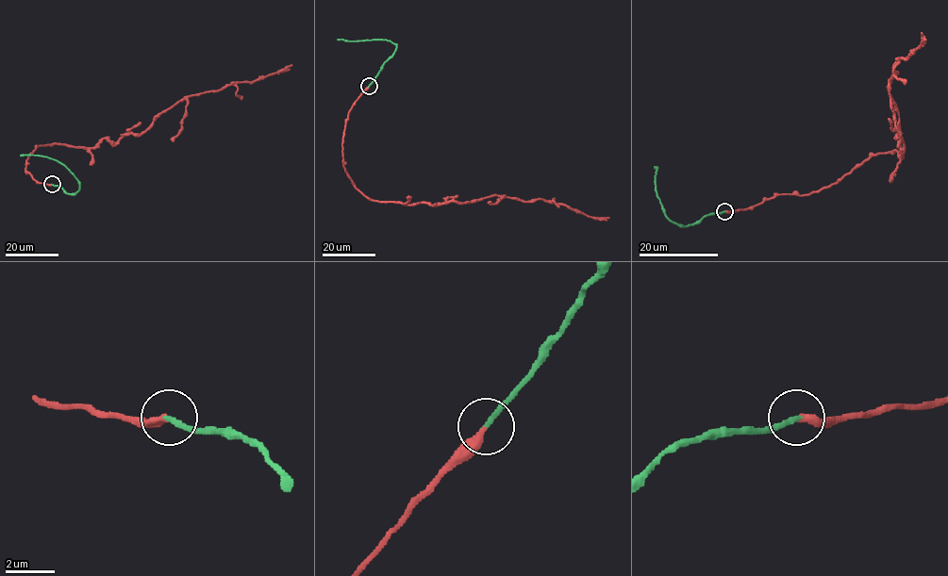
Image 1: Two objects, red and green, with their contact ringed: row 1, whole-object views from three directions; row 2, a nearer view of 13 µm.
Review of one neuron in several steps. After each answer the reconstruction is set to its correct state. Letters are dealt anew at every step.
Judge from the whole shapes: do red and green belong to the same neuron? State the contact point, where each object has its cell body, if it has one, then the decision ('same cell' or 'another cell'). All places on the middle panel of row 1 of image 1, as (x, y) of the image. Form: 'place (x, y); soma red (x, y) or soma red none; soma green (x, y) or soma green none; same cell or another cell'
place (369, 86); soma red none; soma green none; same cell

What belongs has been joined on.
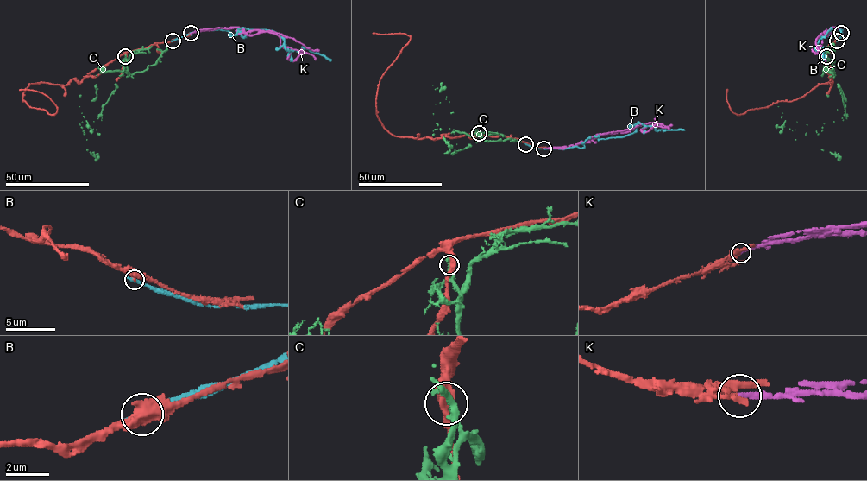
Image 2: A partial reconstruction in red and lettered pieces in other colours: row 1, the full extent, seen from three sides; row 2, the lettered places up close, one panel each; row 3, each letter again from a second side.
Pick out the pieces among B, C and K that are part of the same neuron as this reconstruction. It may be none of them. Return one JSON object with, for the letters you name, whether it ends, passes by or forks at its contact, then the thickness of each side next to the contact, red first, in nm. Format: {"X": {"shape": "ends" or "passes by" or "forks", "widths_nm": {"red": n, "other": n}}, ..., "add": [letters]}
{"K": {"shape": "ends", "widths_nm": {"red": 240, "other": 240}}, "add": ["K"]}

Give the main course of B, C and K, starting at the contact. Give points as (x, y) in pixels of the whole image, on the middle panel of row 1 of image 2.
B: (525, 144), (582, 148), (589, 137), (632, 134), (639, 123), (656, 130), (684, 129)
C: (479, 133), (481, 138), (454, 152), (433, 114), (439, 92), (445, 86)
K: (543, 148), (566, 148), (639, 124), (647, 132), (654, 118)

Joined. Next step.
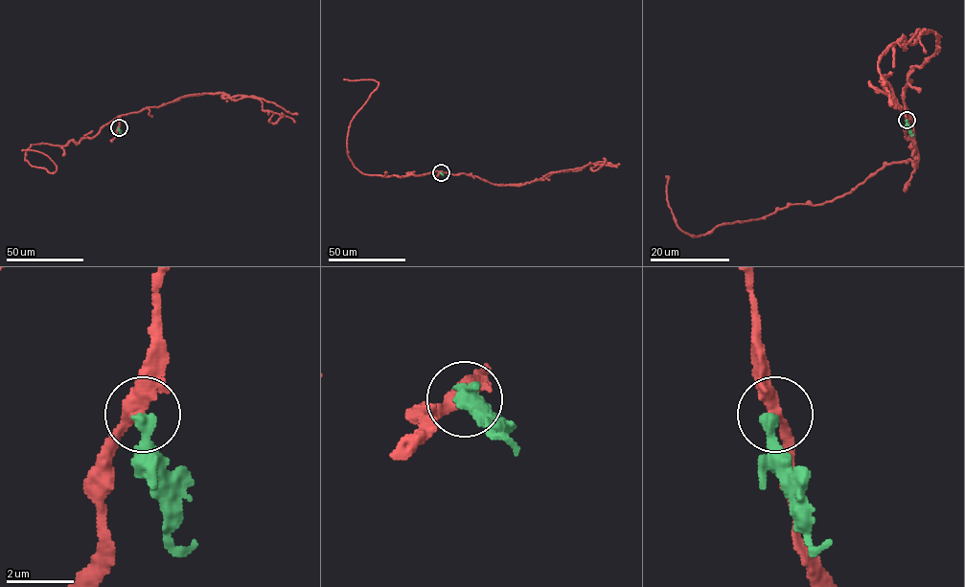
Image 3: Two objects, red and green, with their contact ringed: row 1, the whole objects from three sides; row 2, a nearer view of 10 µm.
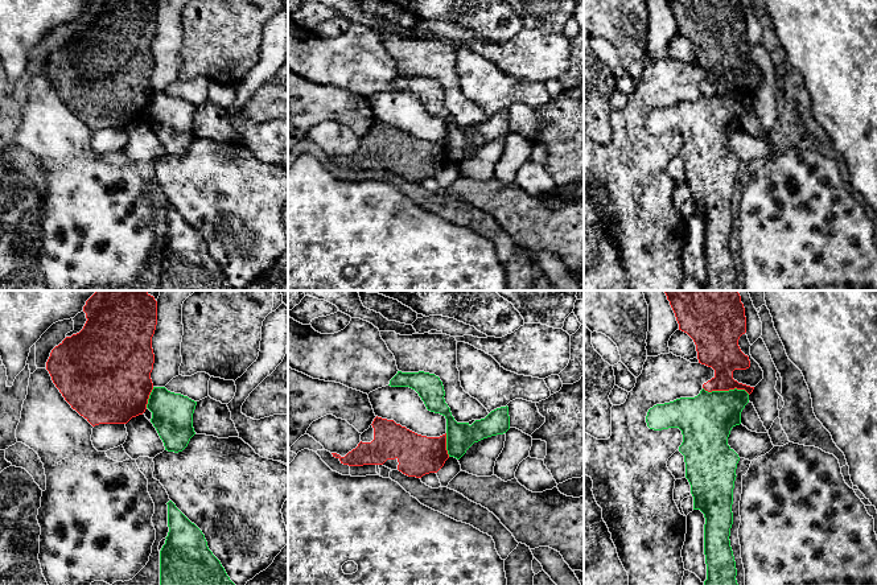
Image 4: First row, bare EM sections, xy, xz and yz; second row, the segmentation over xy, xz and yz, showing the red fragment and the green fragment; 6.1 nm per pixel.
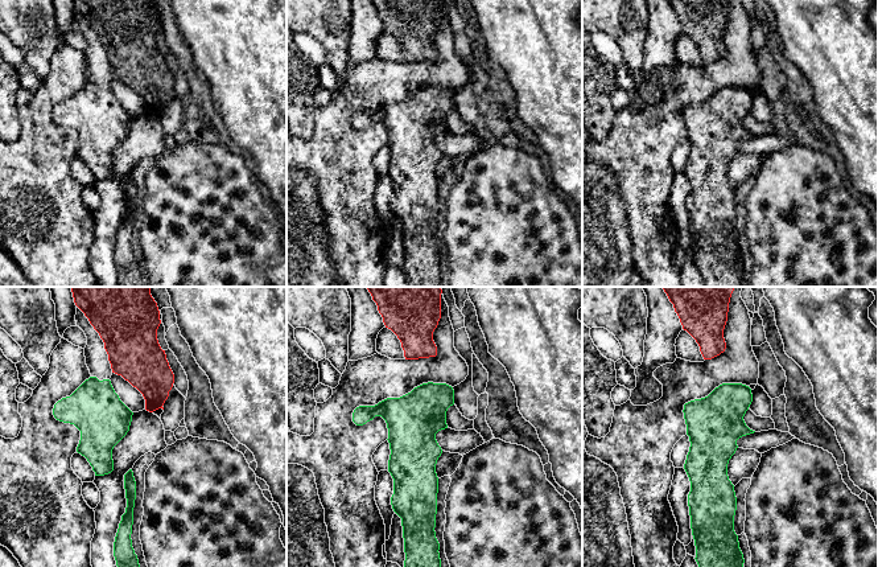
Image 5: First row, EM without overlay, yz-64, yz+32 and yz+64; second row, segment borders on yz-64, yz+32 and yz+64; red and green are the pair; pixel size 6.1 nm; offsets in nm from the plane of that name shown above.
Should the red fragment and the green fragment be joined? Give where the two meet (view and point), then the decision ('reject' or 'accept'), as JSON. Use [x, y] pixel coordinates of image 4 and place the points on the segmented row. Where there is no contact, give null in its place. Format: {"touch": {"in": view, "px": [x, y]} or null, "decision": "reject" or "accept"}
{"touch": {"in": "yz", "px": [727, 390]}, "decision": "reject"}

